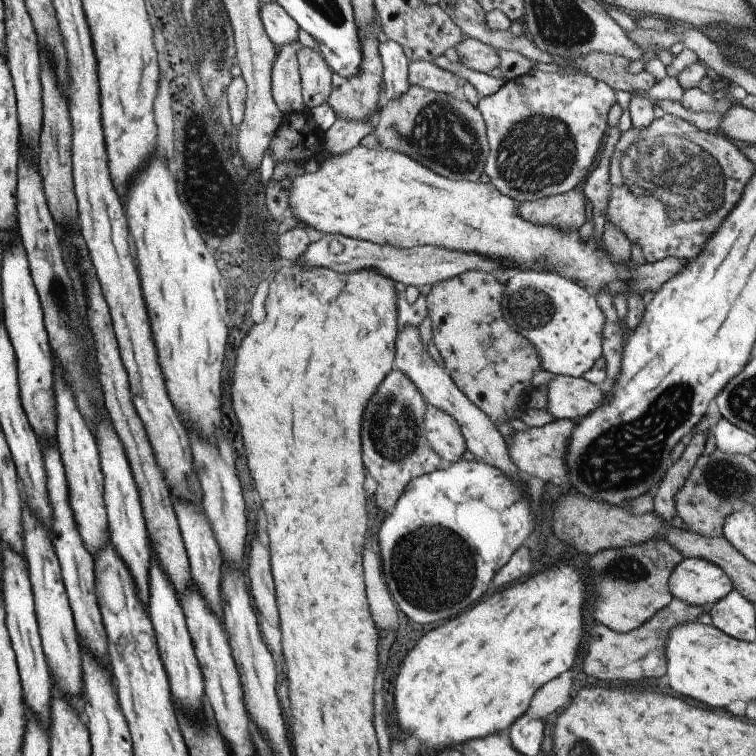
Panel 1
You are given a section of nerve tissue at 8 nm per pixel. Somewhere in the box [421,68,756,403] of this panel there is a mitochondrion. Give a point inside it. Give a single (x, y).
(673, 180)

